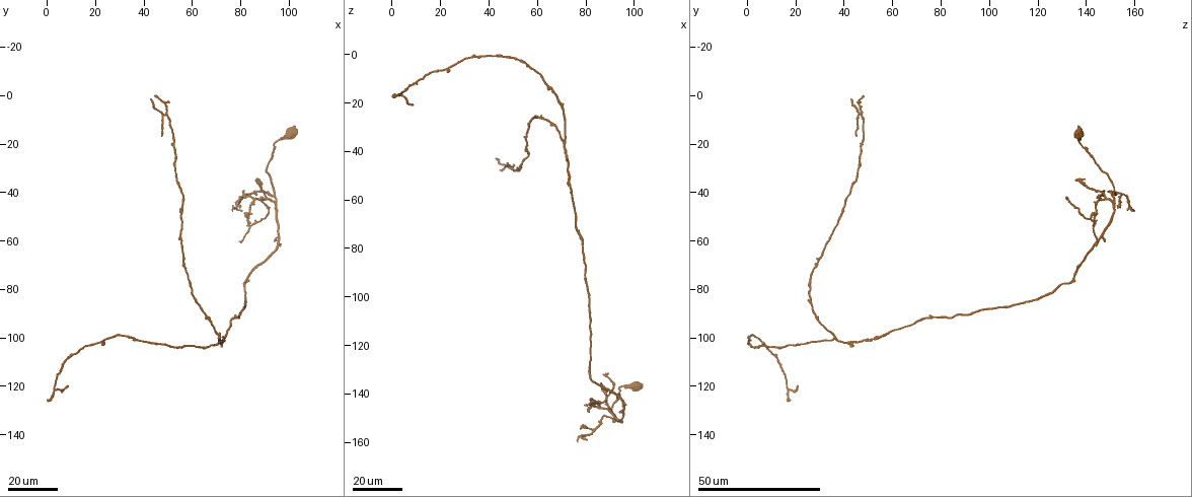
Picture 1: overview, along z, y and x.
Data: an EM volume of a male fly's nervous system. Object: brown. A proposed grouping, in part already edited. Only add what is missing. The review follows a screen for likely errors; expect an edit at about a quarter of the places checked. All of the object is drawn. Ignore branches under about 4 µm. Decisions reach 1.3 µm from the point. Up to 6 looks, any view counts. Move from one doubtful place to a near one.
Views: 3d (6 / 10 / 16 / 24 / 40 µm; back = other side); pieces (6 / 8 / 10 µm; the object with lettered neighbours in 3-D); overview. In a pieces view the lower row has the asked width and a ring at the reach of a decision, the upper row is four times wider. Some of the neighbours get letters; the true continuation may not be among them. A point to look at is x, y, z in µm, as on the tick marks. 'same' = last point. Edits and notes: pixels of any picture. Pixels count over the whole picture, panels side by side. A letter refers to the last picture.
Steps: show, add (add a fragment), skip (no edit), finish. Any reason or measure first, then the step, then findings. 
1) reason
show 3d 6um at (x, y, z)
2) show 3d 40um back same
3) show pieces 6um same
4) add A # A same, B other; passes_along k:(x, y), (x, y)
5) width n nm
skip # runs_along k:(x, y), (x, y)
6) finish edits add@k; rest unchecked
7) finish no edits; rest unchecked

branch stops here
show 3d 24um at (22, 103, 6)

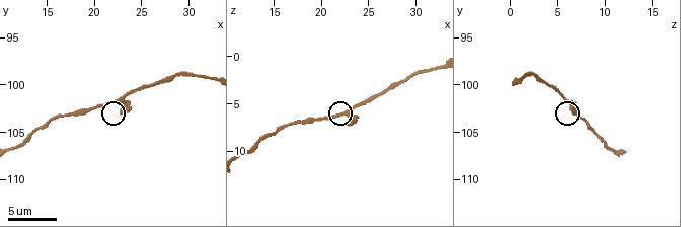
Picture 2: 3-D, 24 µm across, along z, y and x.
show pieces 6um at (22.8, 102.8, 7.2)

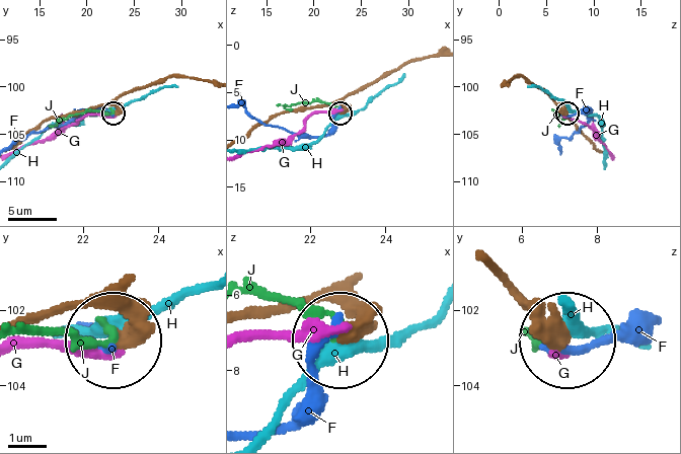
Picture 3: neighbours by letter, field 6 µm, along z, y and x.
skip # F other, G other, H other, J other; runs_along 3:(354, 291), (348, 335); no lettered fragment goes on from it

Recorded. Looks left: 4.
branch stops here
show 3d 24um at (9, 120, 21)

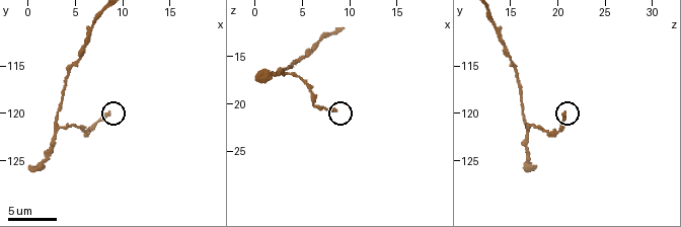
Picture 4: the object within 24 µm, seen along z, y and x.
show pieces 8um at (8.2, 119.8, 20.6)

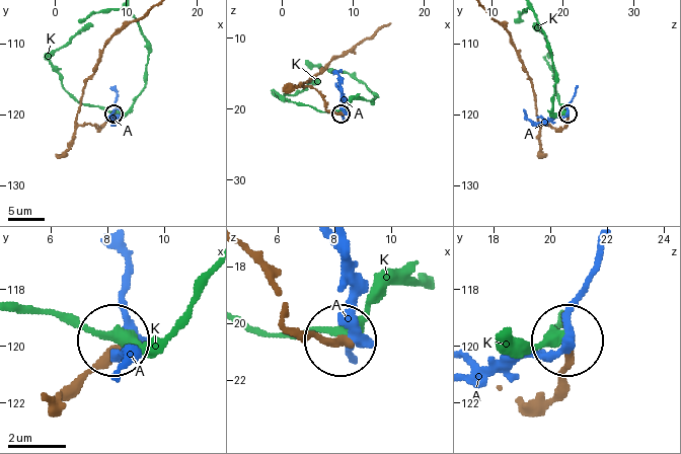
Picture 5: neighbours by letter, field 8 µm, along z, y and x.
skip # A other, K other; runs_along 5:(534, 398), (554, 393), (563, 350); none of them fits

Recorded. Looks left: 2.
thin end
show 3d 16um at (42, 2, 43)

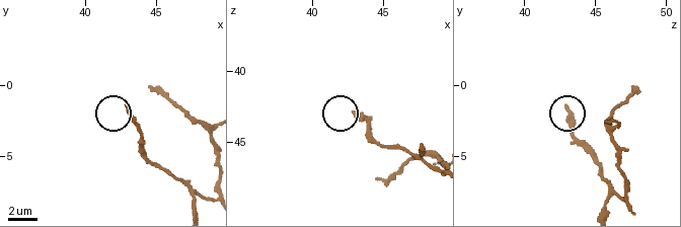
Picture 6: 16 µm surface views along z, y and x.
show pieces 10um at (43.0, 1.4, 43.0)

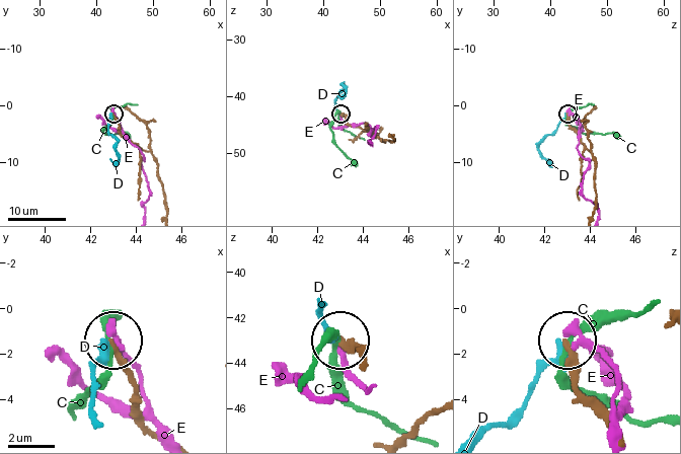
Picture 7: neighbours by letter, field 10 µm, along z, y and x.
skip # C other, D other, E other; runs_along 7:(162, 187), (157, 160), (123, 136), (112, 112); no lettered fragment goes on from it

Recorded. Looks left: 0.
finish no edits; rest unchecked

